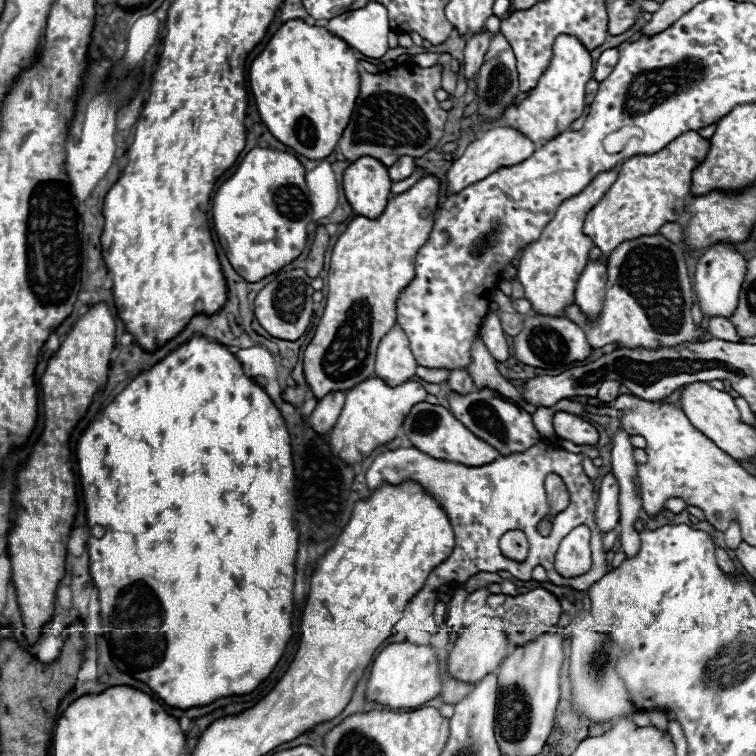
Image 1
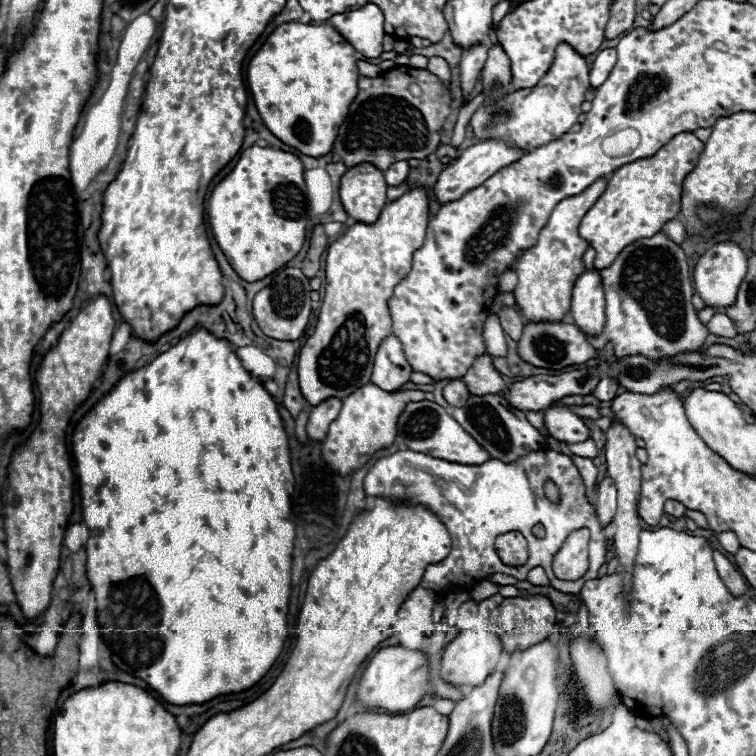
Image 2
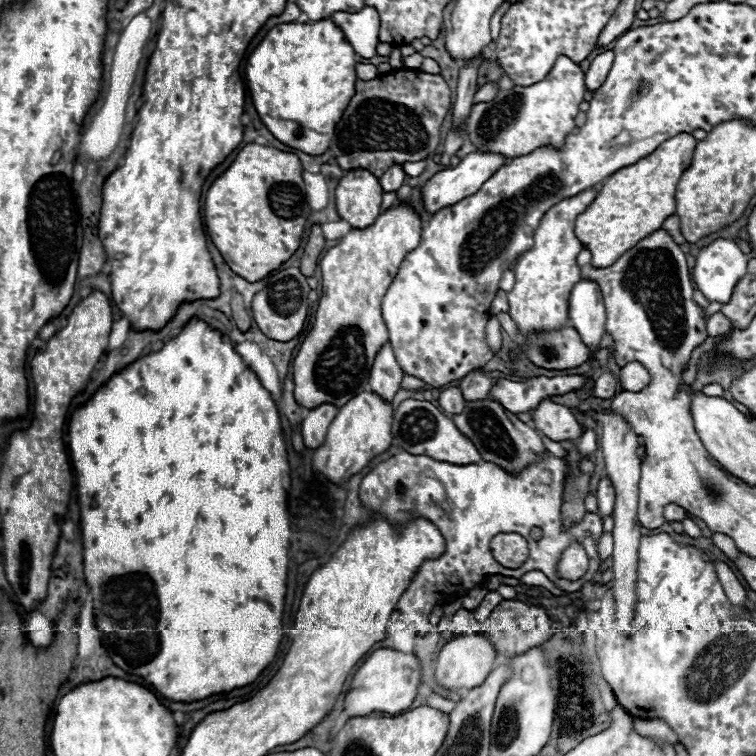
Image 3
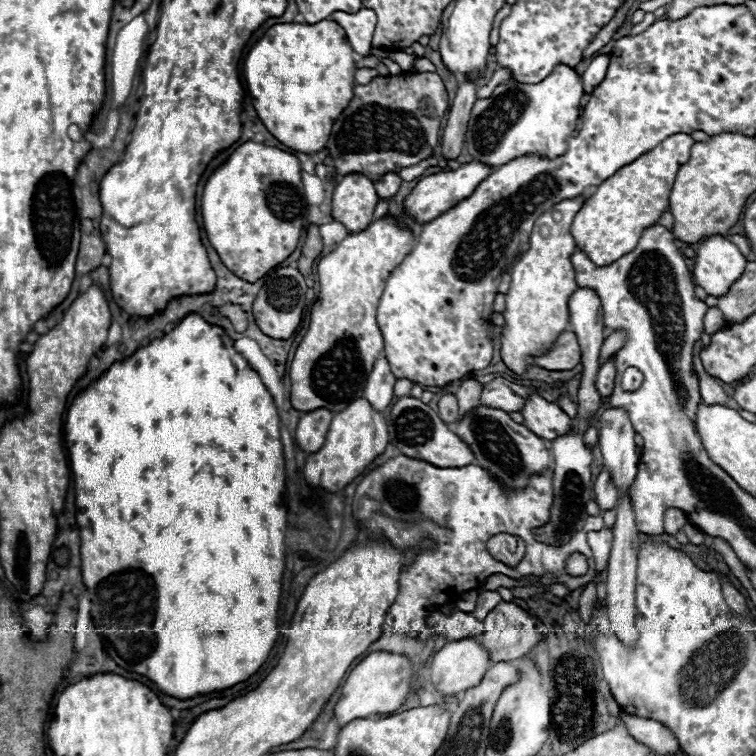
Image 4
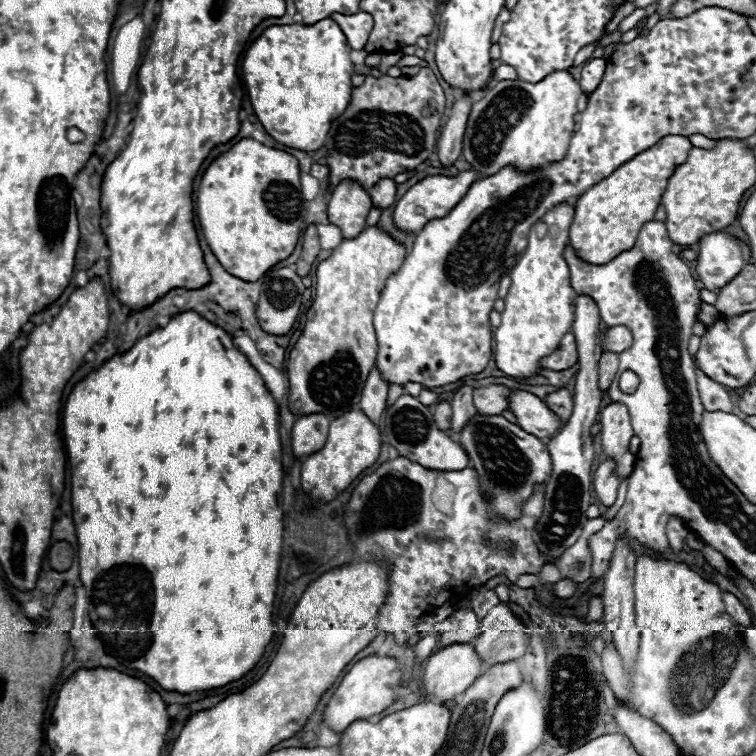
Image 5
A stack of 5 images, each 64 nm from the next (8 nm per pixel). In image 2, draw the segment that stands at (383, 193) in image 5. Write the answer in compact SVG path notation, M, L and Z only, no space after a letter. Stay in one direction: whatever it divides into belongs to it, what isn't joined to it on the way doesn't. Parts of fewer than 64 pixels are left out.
M406 160L394 162L394 164L384 172L384 180L386 180L386 184L388 184L388 186L400 186L400 184L406 180L408 170L410 170L410 166L408 166Z

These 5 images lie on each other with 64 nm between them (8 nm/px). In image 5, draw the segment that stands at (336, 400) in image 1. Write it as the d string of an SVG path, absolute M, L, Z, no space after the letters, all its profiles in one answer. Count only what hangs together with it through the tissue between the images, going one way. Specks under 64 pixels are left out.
M324 414L300 416L292 428L292 454L304 458L320 450L326 442L330 418Z

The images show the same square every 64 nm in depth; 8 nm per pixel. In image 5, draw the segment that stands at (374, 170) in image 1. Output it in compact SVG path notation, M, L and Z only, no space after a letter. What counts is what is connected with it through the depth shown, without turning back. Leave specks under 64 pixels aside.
M344 180L340 182L328 200L328 220L338 226L342 238L356 238L366 228L366 216L372 208L368 192L364 192L356 182Z

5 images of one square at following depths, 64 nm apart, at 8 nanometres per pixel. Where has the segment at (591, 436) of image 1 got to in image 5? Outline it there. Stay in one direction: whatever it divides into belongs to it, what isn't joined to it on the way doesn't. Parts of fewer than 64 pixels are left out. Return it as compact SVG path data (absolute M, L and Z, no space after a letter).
M512 392L508 398L508 410L516 416L522 430L528 430L528 434L536 434L538 438L556 434L560 430L560 420L538 396L530 392Z

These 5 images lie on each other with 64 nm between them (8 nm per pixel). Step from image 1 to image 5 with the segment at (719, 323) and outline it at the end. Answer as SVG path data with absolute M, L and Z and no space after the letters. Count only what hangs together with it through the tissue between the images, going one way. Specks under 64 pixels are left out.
M702 304L702 310L700 310L700 314L698 314L698 320L708 326L708 324L712 324L718 316L720 316L720 314L718 314L718 310L716 310L712 304Z

